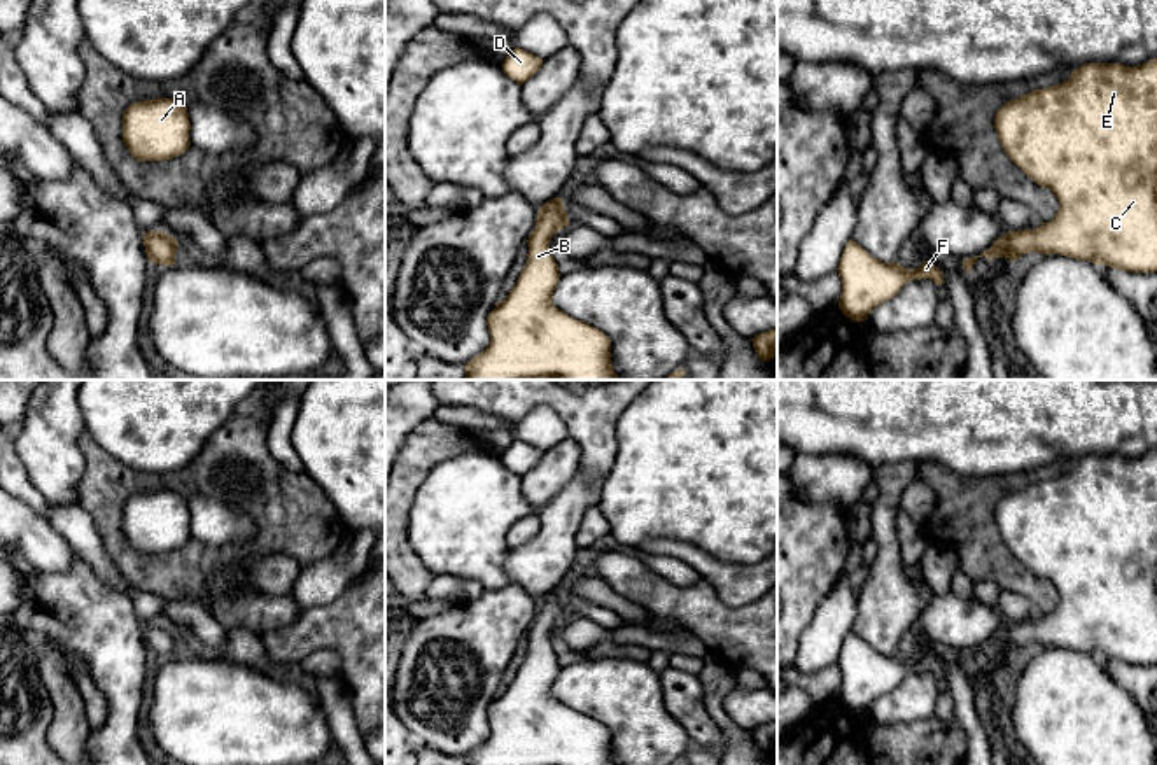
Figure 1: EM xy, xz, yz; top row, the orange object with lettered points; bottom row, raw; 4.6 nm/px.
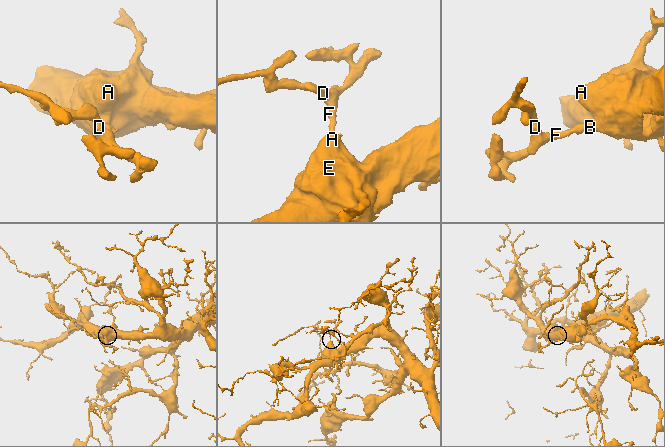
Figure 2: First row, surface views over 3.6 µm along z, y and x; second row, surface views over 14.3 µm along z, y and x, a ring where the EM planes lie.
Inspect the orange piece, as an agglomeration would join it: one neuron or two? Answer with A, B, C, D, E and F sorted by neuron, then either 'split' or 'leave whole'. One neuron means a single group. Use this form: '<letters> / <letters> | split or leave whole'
A B C D E F | leave whole

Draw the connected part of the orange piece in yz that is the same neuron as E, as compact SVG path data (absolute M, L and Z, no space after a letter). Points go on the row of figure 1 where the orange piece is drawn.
M1157 58L1125 67L1120 63L1085 63L1057 86L1034 89L1006 102L994 117L998 140L1006 156L1033 182L1059 200L1050 222L1036 229L1008 231L989 250L963 259L971 273L978 257L1017 261L1022 254L1059 254L1131 273L1157 271Z

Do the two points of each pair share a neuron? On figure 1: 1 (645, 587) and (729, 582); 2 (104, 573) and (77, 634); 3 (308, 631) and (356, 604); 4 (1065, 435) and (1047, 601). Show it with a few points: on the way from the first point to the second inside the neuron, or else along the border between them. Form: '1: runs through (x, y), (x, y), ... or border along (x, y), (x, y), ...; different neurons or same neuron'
1: border along (702, 576), (722, 601), (732, 606), (744, 606); different neurons
2: border along (74, 552), (107, 585), (118, 589), (133, 603); different neurons
3: runs through (321, 627), (331, 627), (343, 617); same neuron
4: border along (1072, 461), (1059, 459), (1045, 466), (1023, 470); different neurons

